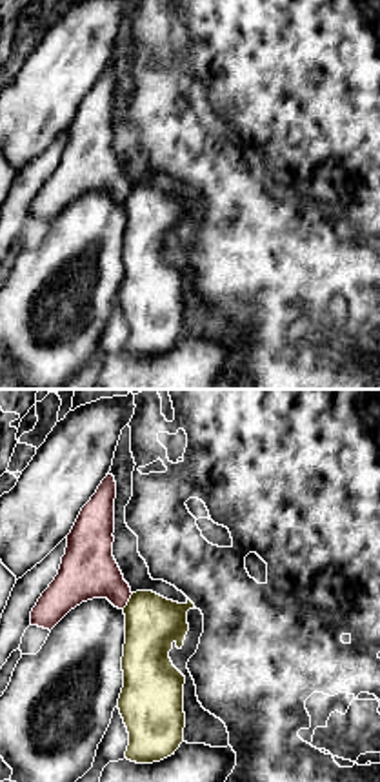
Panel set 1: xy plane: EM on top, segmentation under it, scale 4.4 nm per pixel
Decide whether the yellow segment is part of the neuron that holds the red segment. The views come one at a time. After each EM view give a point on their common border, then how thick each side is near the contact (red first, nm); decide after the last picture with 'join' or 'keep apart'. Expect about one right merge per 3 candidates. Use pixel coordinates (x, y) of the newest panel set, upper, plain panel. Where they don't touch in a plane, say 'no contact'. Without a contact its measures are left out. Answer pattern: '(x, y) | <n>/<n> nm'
(128, 193) | 240/240 nm

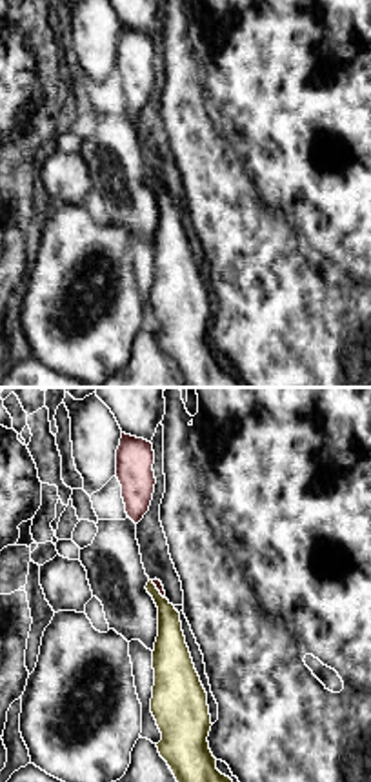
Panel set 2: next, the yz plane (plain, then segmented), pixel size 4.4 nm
(157, 180) | 30/130 nm

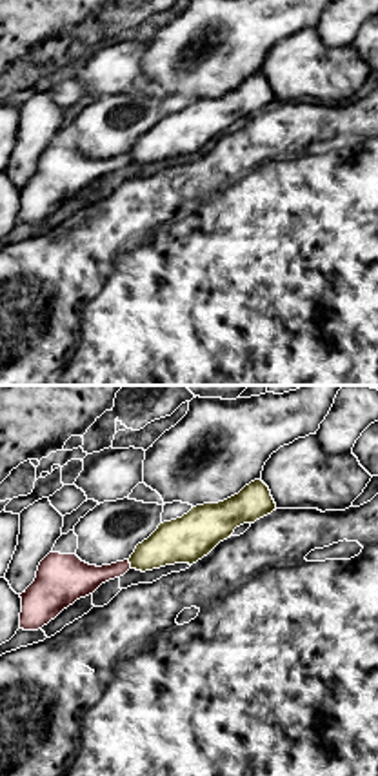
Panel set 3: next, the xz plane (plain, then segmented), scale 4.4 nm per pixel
(129, 157) | 170/200 nm

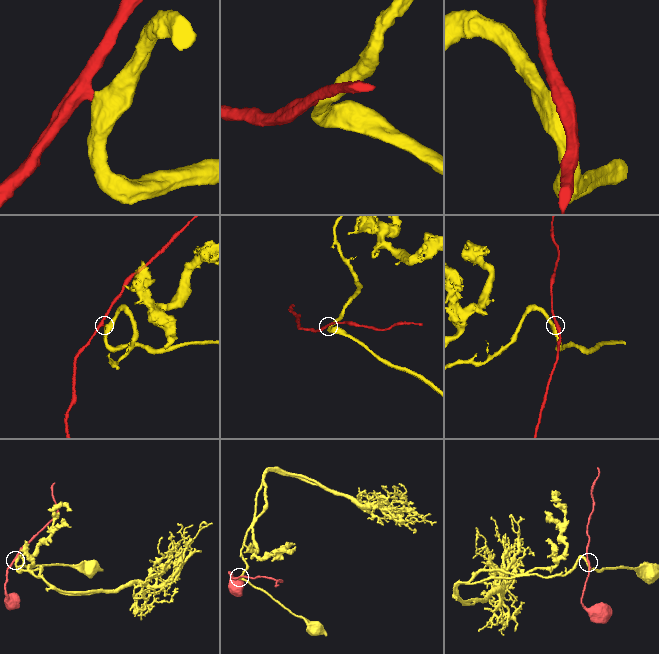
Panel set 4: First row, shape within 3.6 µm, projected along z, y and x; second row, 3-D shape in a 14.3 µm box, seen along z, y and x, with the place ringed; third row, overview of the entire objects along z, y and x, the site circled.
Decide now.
keep apart

